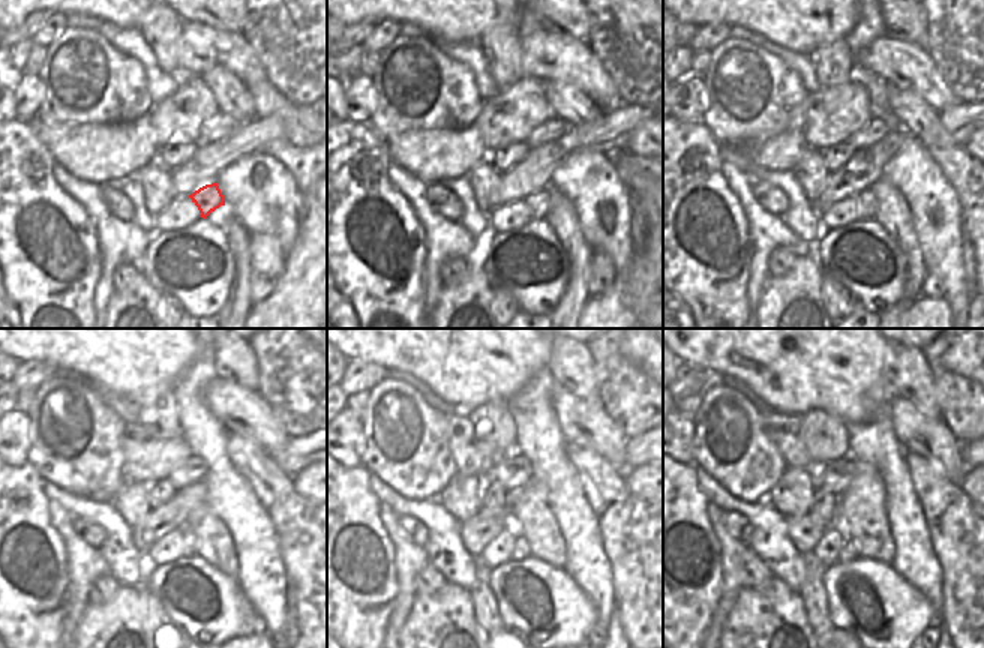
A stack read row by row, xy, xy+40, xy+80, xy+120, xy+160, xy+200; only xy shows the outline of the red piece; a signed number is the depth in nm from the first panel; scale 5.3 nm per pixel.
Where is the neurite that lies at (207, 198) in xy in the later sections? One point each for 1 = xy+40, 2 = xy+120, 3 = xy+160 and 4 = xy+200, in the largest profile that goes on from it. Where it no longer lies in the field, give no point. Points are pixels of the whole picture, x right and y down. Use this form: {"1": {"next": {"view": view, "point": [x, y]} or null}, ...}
{"1": {"next": {"view": "xy+40", "point": [539, 201]}}, "2": {"next": {"view": "xy+120", "point": [188, 534]}}, "3": {"next": {"view": "xy+160", "point": [521, 551]}}, "4": {"next": {"view": "xy+200", "point": [846, 554]}}}

